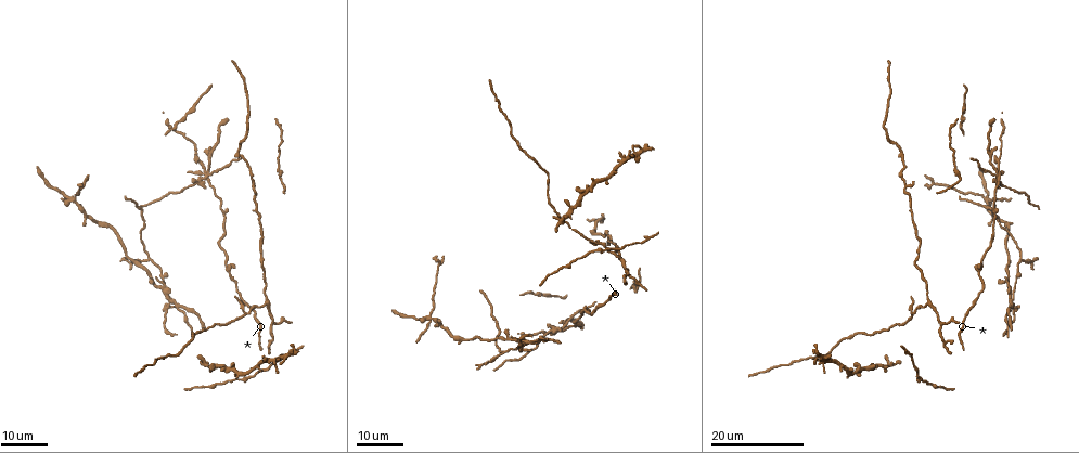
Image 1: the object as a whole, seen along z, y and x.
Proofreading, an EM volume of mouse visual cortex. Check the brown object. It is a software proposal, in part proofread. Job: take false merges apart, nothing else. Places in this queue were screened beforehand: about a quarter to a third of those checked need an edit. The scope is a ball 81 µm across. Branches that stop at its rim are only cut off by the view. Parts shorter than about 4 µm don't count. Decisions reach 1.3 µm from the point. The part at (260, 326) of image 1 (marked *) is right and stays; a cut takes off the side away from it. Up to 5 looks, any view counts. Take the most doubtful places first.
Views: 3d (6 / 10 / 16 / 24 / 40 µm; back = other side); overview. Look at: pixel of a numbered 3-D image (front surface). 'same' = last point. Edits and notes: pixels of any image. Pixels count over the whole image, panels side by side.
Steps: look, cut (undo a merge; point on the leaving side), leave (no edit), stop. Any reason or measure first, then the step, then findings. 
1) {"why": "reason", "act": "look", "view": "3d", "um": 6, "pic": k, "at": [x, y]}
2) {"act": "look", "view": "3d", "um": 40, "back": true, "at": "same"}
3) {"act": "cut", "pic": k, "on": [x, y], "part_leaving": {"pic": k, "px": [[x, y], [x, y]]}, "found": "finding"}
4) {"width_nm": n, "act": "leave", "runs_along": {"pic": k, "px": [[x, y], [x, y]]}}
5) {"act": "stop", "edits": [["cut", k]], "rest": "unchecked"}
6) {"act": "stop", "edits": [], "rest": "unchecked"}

{"why": "looks like a crossing", "act": "look", "view": "3d", "um": 16, "pic": 1, "at": [205, 175]}

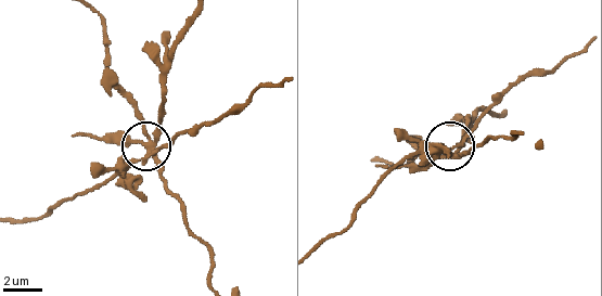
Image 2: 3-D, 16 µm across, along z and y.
{"act": "look", "view": "3d", "um": 10, "pic": 2, "at": [147, 152]}

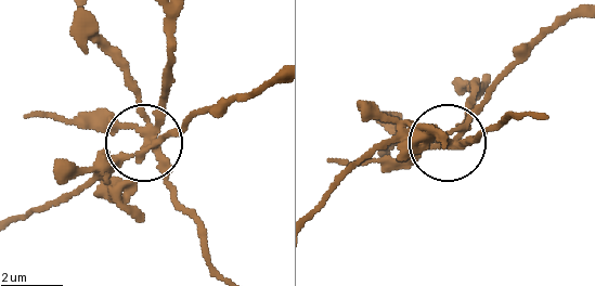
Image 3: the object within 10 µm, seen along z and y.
{"width_nm": 260, "act": "cut", "pic": 3, "on": [113, 167], "part_leaving": {"pic": 3, "px": [[150, 138], [168, 138], [204, 112], [274, 83]]}, "found": "two neurons meet here"}

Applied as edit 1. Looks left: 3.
{"why": "see it whole again", "act": "look", "view": "overview"}

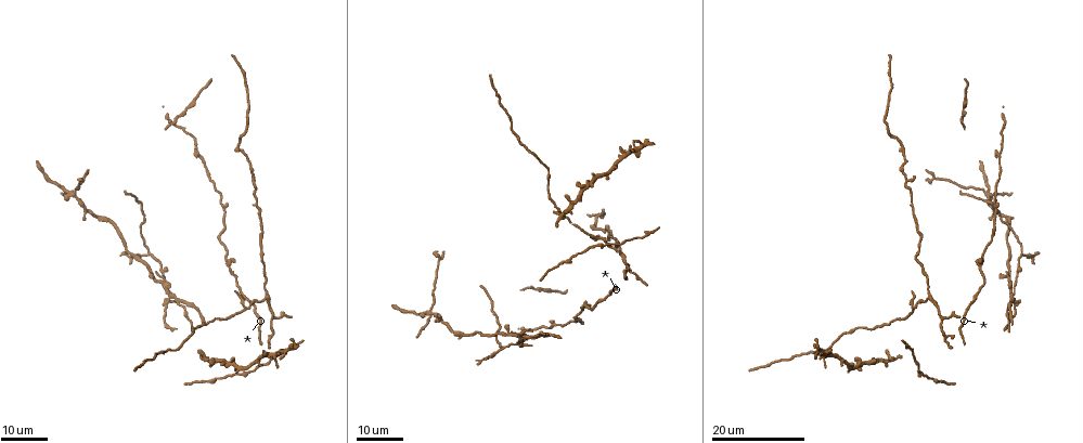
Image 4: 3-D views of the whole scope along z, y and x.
{"why": "two arms in line, one across", "act": "look", "view": "3d", "um": 16, "pic": 4, "at": [906, 184]}

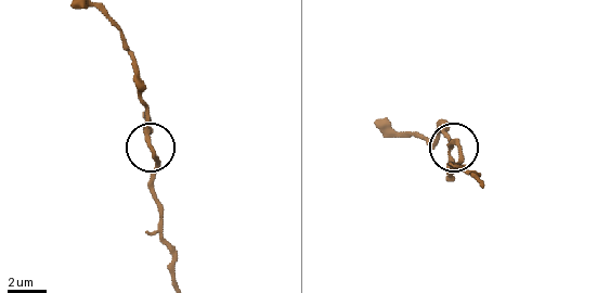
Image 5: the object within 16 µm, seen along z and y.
{"act": "look", "view": "3d", "um": 6, "pic": 5, "at": [450, 143]}

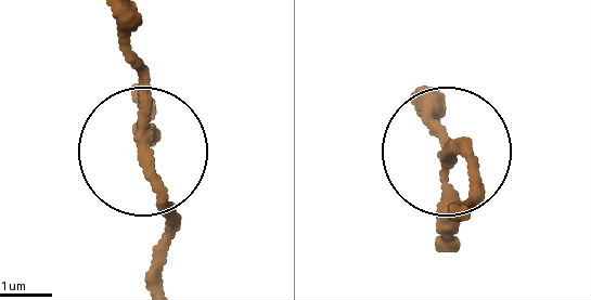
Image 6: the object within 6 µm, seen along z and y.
{"width_nm": 190, "act": "leave", "runs_along": {"pic": 6, "px": [[156, 277], [169, 212], [143, 148], [130, 18]]}, "found": "one neuron here"}

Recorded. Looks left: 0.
{"act": "stop", "edits": [["cut", 3]], "rest": "unchecked"}

